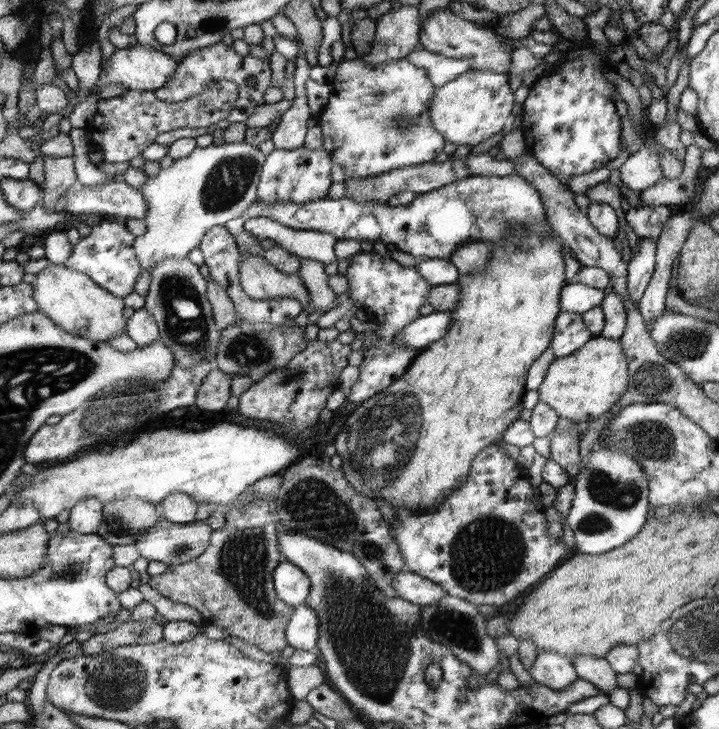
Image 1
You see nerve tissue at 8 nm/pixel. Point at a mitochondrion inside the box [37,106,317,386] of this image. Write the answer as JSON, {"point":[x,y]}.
{"point":[186,321]}

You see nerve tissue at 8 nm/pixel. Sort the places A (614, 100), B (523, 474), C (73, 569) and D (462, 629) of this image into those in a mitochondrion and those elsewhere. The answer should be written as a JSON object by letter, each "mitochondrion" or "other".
{"A":"other","B":"other","C":"mitochondrion","D":"mitochondrion"}

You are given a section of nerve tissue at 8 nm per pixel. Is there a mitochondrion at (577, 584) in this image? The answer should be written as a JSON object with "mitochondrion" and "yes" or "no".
{"mitochondrion":"no"}

